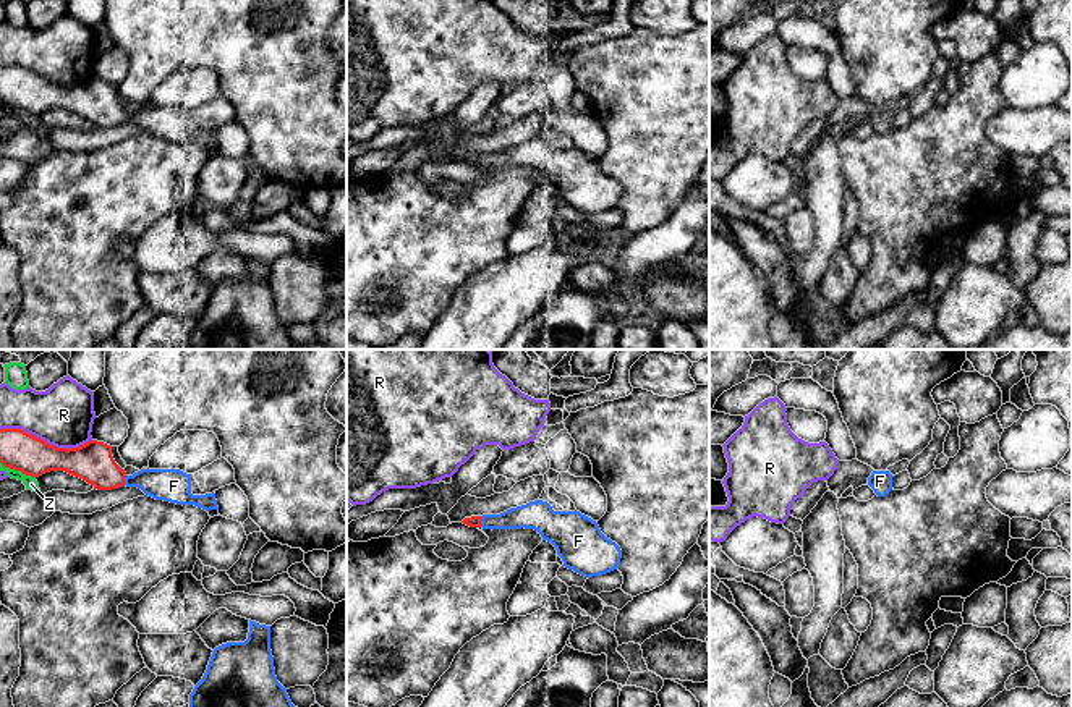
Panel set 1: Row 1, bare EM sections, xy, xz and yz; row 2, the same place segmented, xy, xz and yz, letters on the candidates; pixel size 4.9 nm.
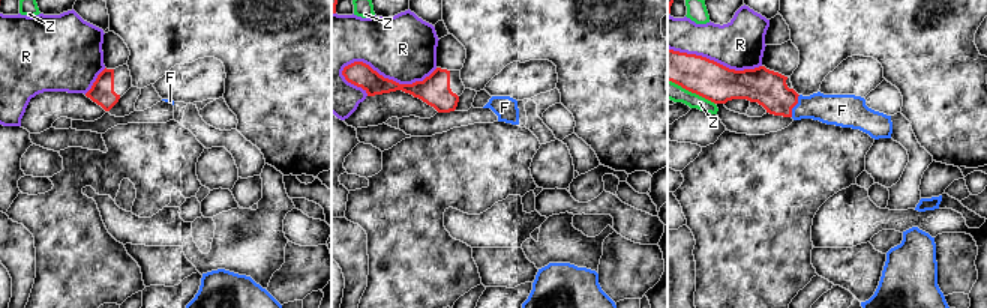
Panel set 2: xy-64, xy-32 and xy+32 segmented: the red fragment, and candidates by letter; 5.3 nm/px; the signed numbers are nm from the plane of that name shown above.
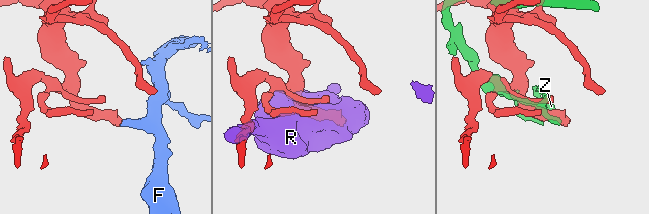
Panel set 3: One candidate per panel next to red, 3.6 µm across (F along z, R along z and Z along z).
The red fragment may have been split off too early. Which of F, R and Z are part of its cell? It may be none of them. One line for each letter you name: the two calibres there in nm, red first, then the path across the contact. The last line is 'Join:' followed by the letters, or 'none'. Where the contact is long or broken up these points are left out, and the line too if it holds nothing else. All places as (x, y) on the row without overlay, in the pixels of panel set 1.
F: calibres 60 and 130 nm; way xz (475, 159), (480, 159), (530, 154)
Join: F

